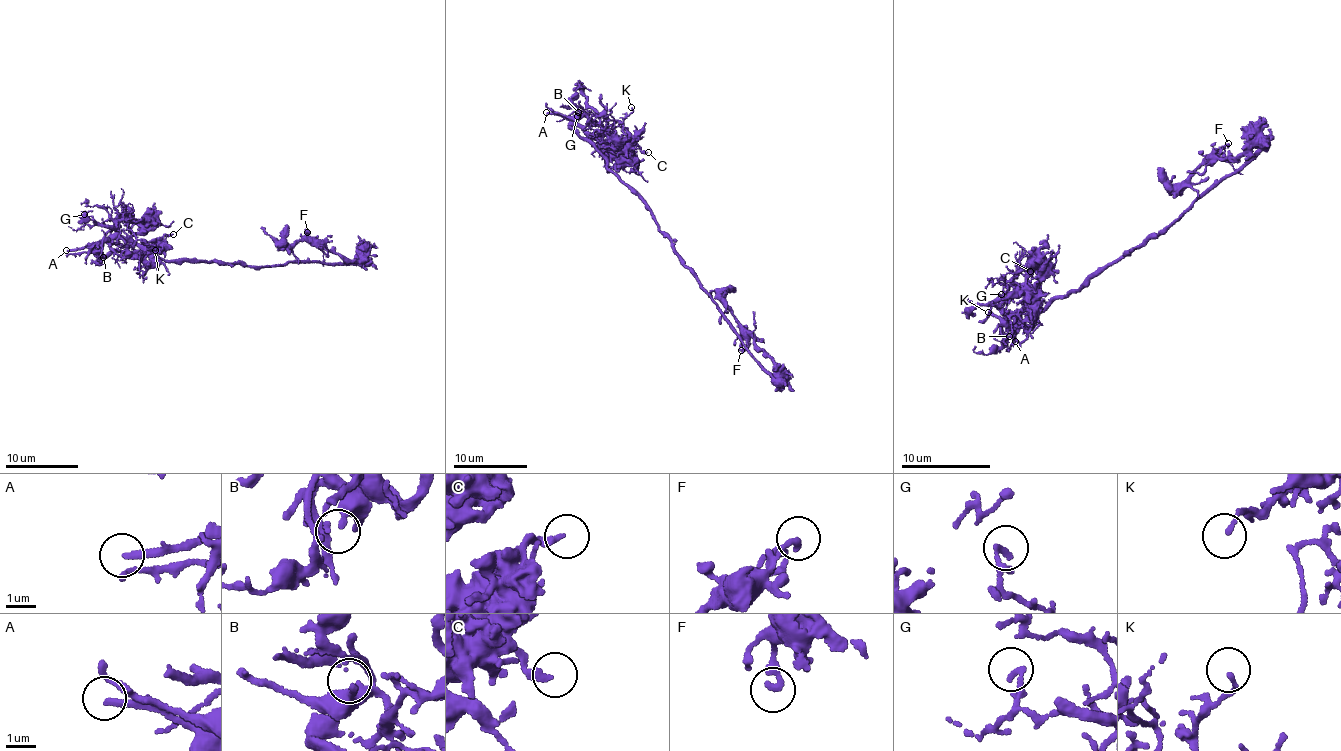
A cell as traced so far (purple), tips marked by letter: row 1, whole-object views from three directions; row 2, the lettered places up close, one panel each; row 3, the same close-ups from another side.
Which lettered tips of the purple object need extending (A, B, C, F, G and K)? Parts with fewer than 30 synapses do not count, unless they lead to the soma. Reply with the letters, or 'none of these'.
A

